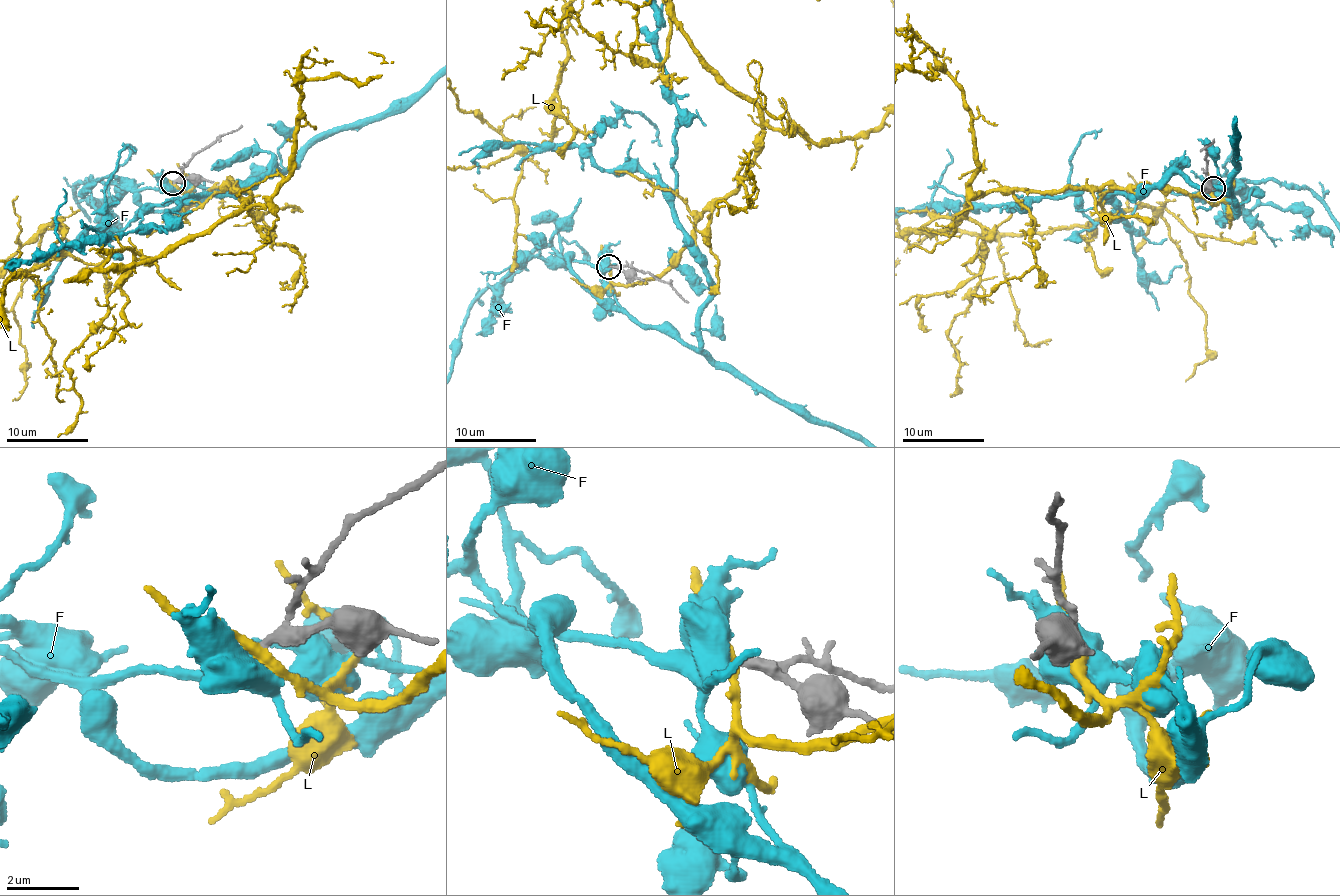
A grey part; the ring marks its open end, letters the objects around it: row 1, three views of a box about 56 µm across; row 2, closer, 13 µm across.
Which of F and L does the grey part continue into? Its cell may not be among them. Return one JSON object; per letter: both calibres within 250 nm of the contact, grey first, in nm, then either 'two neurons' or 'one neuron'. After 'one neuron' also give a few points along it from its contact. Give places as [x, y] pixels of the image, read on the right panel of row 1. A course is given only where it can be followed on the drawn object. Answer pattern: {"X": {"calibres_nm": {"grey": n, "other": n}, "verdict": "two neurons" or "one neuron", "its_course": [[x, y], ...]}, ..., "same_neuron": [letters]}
{"F": {"calibres_nm": {"grey": 220, "other": 500}, "verdict": "one neuron"}, "L": {"calibres_nm": {"grey": 240, "other": 300}, "verdict": "two neurons"}, "same_neuron": ["F"]}

